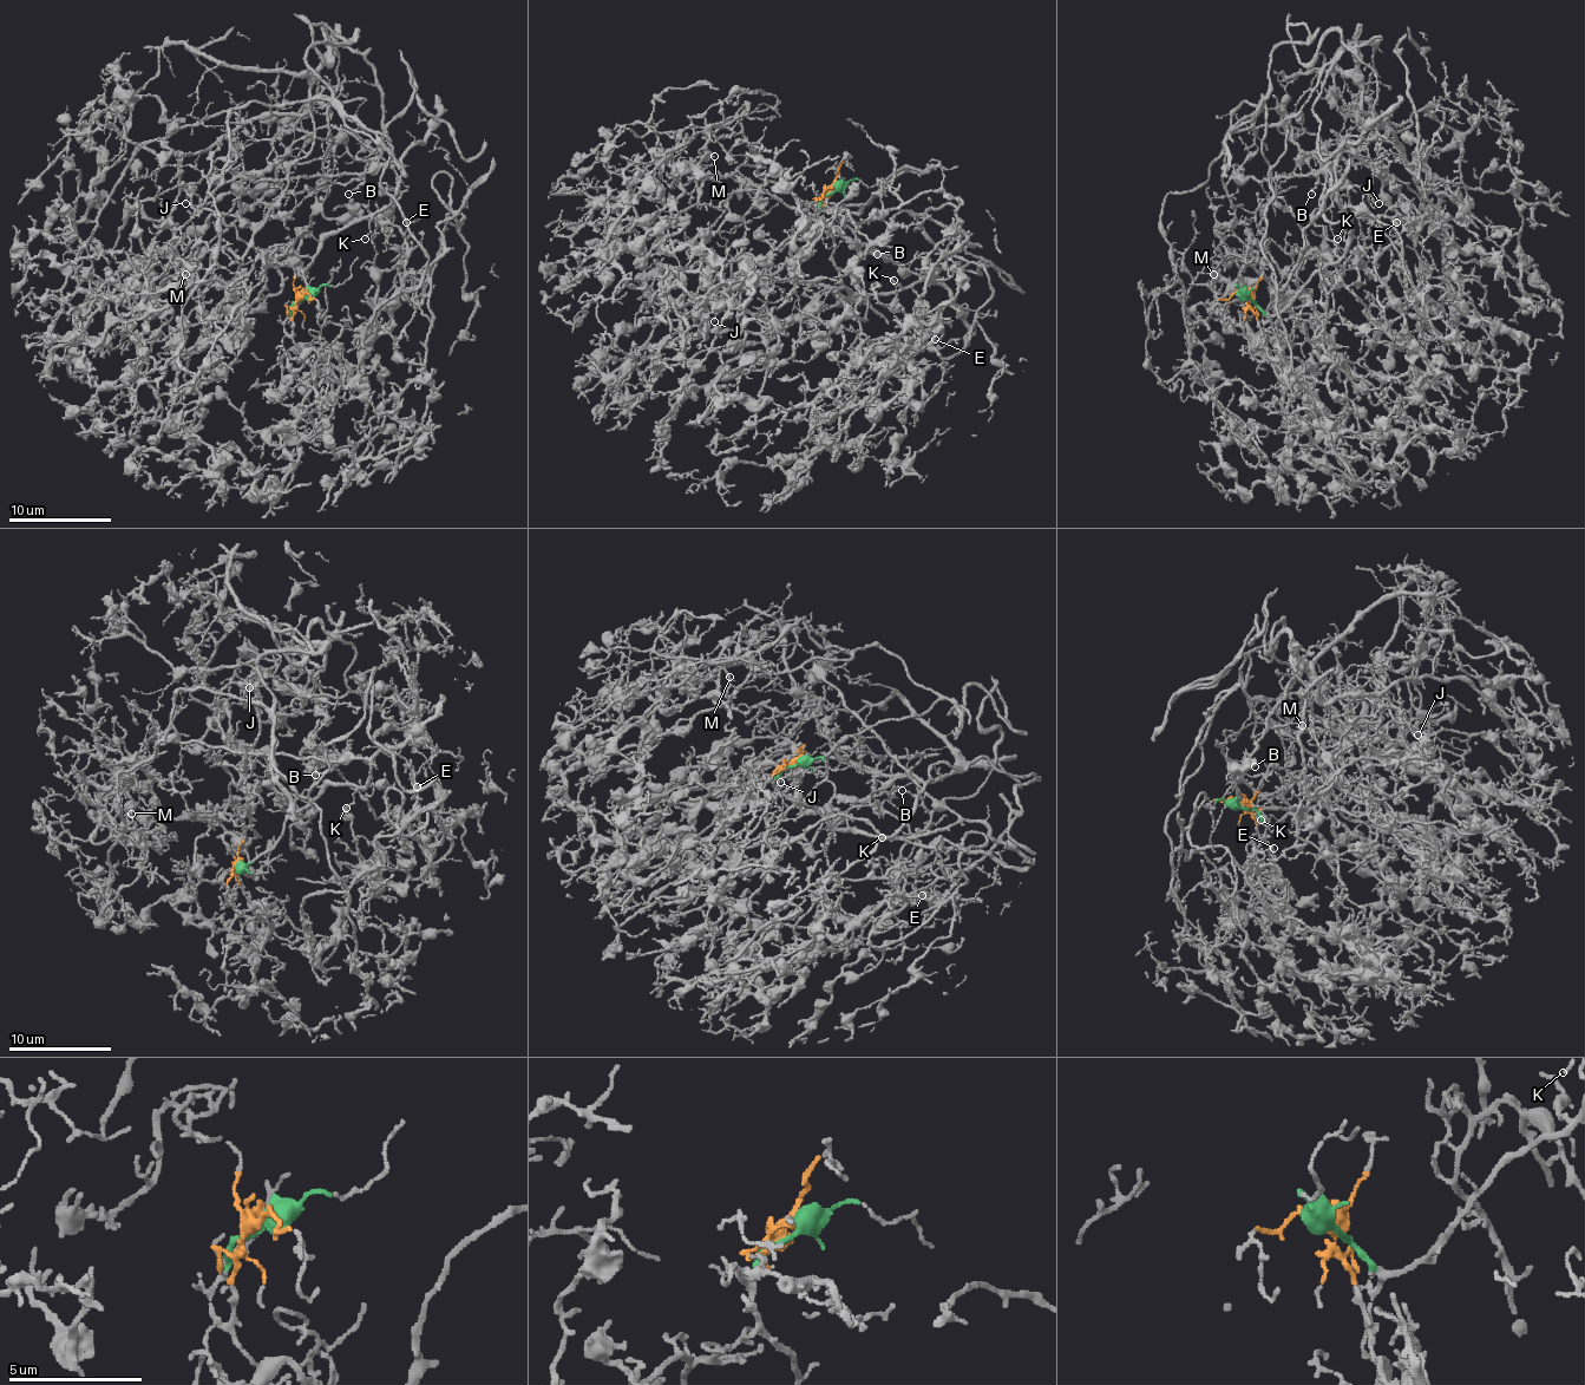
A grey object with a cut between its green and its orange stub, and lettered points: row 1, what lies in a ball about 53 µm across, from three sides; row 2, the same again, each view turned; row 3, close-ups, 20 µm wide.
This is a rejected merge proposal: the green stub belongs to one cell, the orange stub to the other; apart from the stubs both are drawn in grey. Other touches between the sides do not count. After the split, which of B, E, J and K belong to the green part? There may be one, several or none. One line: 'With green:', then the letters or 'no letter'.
With green: B, J, K

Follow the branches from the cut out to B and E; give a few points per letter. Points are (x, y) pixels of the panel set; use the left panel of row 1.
B: (303, 295), (288, 314), (325, 240), (395, 196), (401, 168), (378, 162), (347, 193)
E: (303, 295), (293, 343), (347, 383), (375, 311), (463, 216), (414, 301), (406, 221)

